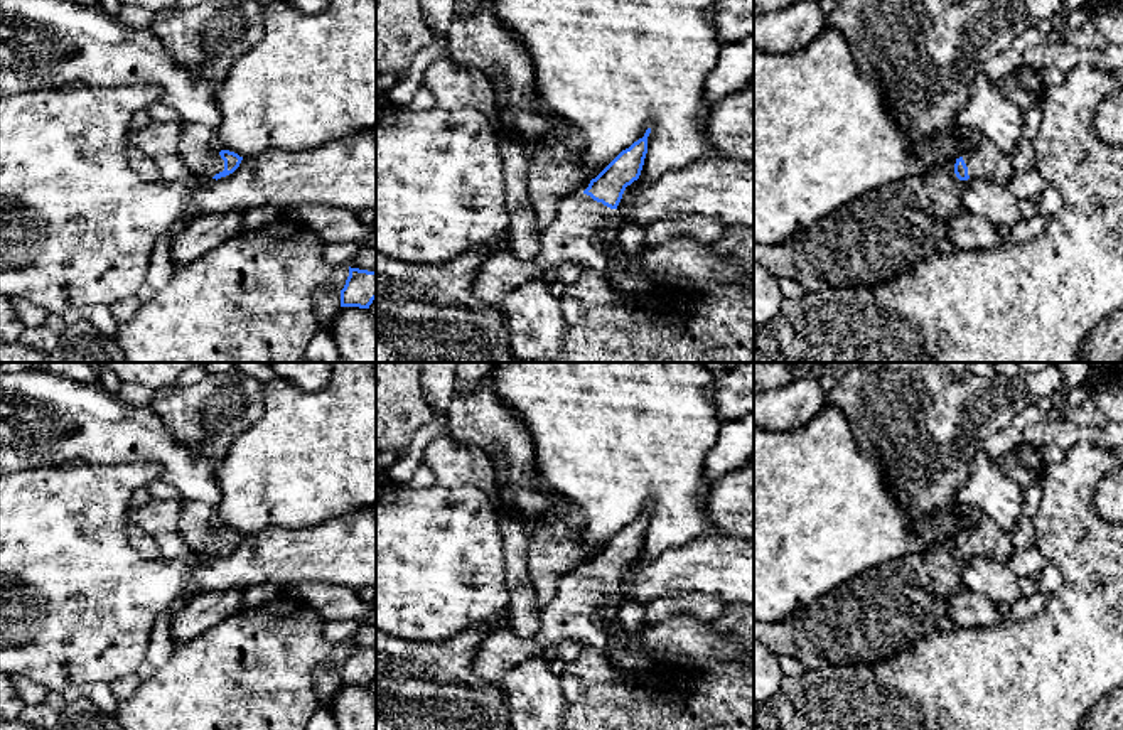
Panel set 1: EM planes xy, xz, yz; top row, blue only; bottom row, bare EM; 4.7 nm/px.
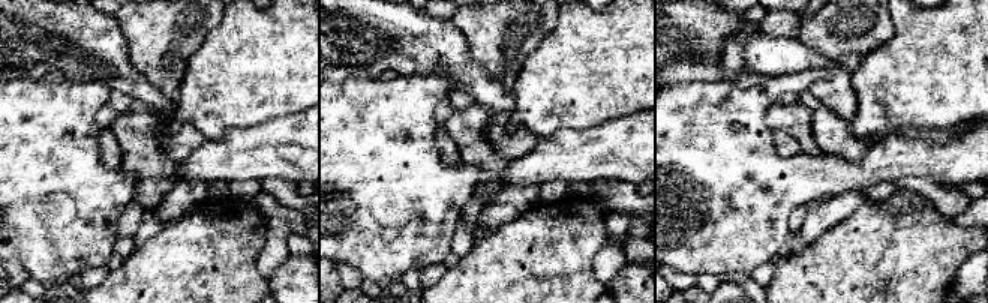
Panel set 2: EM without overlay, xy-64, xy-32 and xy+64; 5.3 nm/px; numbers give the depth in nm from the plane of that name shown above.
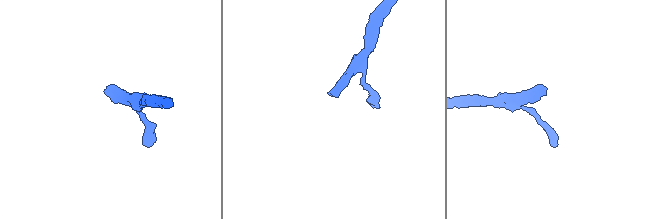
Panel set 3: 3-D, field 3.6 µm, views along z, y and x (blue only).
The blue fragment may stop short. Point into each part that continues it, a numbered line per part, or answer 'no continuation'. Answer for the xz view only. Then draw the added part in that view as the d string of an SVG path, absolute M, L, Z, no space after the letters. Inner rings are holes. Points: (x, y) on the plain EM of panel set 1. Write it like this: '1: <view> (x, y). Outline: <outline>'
1: xz (582, 604). Outline: M583 570L570 572L560 578L555 597L543 607L538 632L524 639L511 627L494 631L479 644L474 671L481 679L501 683L509 669L546 647L580 641L583 646L599 649L624 678L634 678L636 673L617 666L609 656L609 637L602 627L622 602L624 597L617 587Z

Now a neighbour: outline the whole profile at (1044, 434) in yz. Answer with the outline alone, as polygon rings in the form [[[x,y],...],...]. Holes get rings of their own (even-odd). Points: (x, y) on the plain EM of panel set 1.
[[[1066,420],[1032,423],[1024,430],[1024,442],[1037,448],[1057,445],[1069,450],[1077,442],[1091,442],[1104,448],[1123,445],[1123,423],[1110,421],[1104,427],[1077,427]]]

